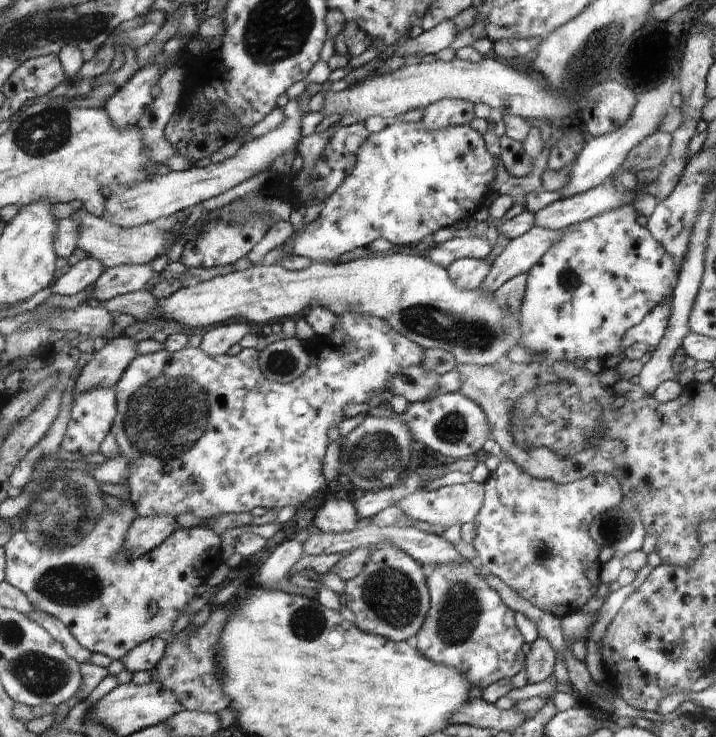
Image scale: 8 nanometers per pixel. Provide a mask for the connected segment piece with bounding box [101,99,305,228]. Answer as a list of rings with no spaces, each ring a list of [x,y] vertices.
[[[297,99],[290,100],[283,108],[284,122],[276,130],[266,132],[264,136],[250,138],[242,143],[237,153],[226,160],[218,163],[211,163],[204,168],[190,167],[183,171],[170,171],[164,175],[150,175],[144,182],[138,182],[130,188],[124,188],[120,194],[108,193],[104,200],[104,209],[101,217],[106,222],[116,223],[116,226],[134,228],[138,225],[155,223],[156,219],[163,219],[175,215],[180,210],[192,208],[203,200],[214,198],[218,194],[238,186],[244,180],[268,169],[268,166],[280,158],[284,152],[297,150],[302,140],[302,118],[304,110]]]

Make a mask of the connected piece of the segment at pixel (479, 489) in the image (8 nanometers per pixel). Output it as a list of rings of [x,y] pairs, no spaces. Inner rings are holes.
[[[468,482],[466,484],[453,484],[442,486],[436,490],[428,491],[420,487],[412,494],[396,500],[396,507],[400,508],[403,514],[414,520],[422,520],[432,526],[442,526],[450,528],[454,524],[464,524],[473,522],[476,514],[482,508],[485,495],[483,484],[478,482]]]

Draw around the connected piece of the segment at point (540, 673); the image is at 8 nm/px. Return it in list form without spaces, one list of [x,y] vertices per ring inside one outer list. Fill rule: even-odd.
[[[539,636],[532,644],[530,651],[525,655],[527,665],[524,666],[528,684],[543,682],[553,674],[556,656],[548,640]]]

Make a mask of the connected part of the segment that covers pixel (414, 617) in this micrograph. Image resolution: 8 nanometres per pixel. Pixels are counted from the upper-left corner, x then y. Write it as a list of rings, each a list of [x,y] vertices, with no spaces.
[[[388,540],[370,546],[370,550],[372,552],[359,576],[346,582],[342,598],[356,616],[355,626],[361,631],[380,634],[394,642],[406,641],[410,636],[417,635],[426,612],[430,612],[428,606],[431,606],[431,600],[428,600],[426,576],[416,559]]]

